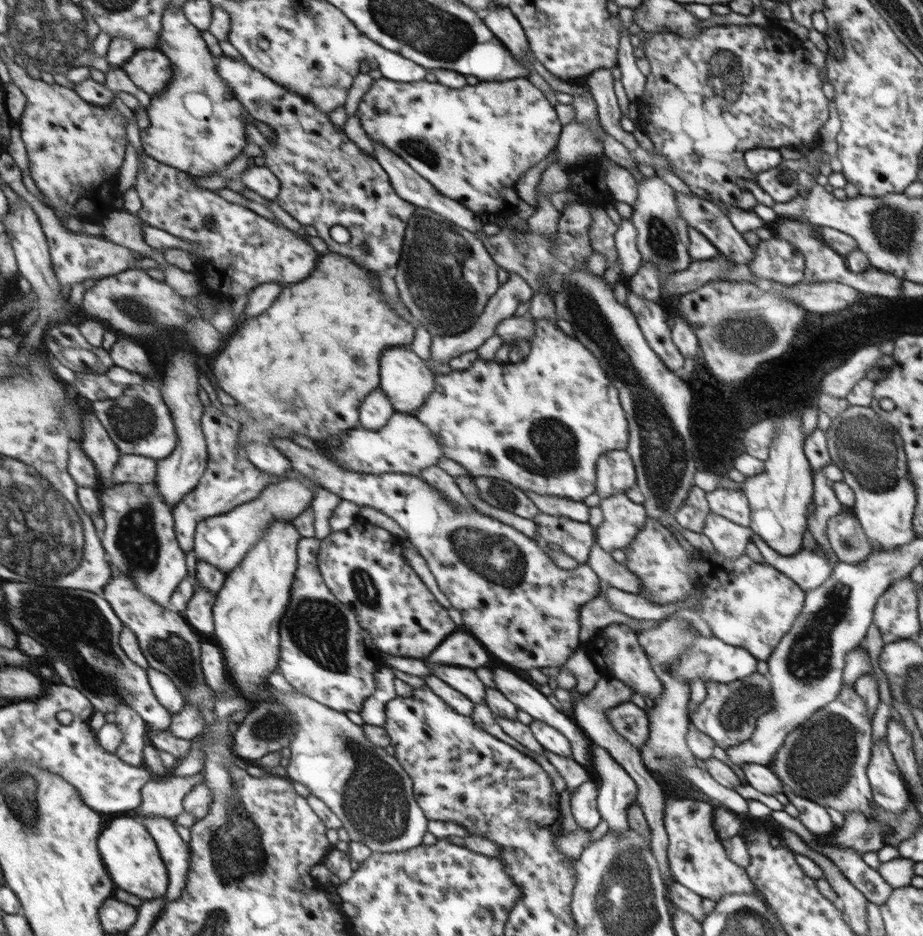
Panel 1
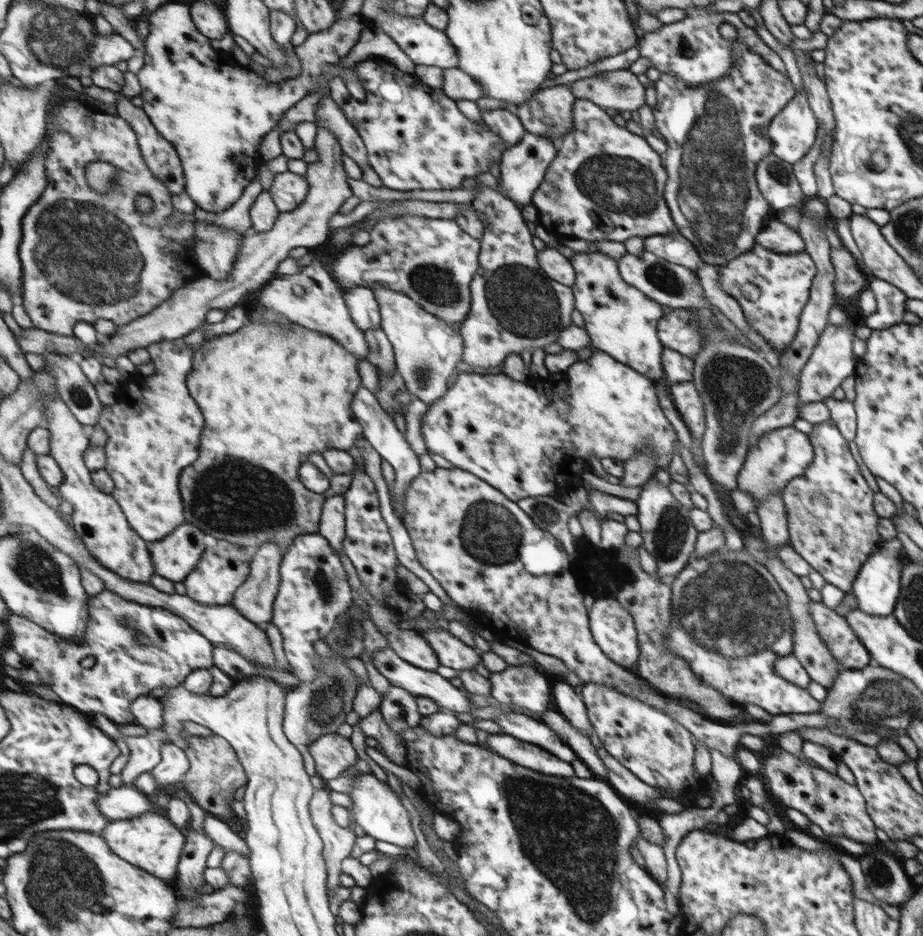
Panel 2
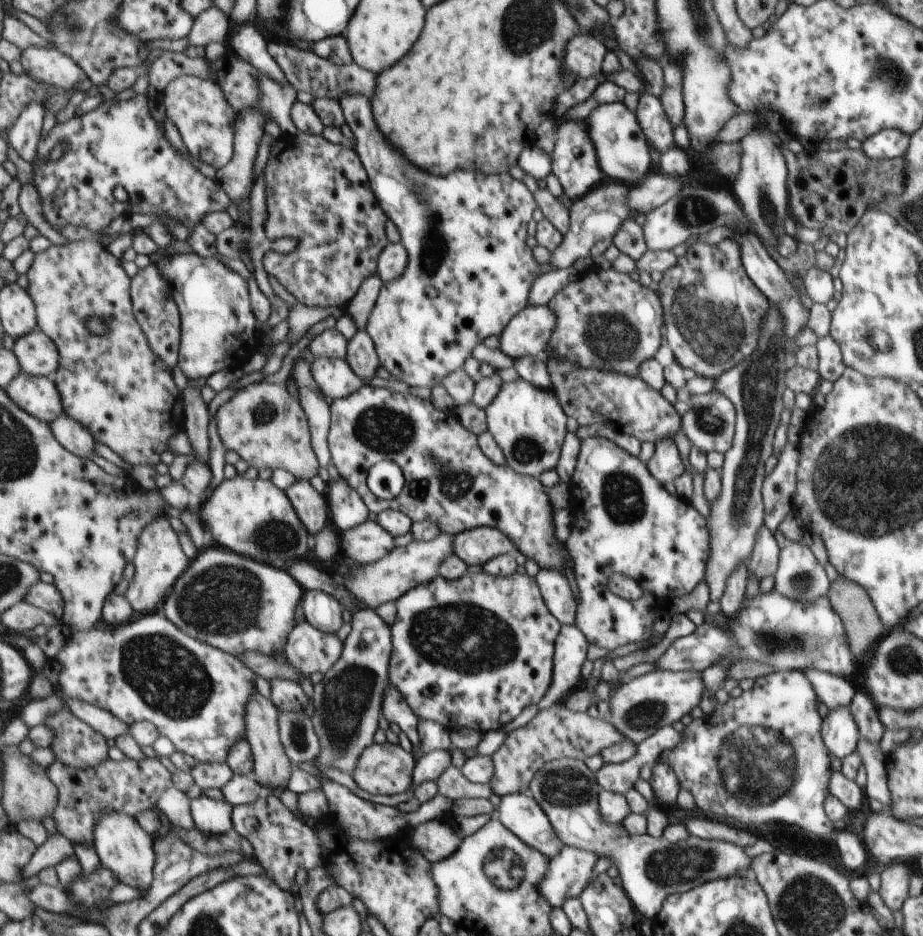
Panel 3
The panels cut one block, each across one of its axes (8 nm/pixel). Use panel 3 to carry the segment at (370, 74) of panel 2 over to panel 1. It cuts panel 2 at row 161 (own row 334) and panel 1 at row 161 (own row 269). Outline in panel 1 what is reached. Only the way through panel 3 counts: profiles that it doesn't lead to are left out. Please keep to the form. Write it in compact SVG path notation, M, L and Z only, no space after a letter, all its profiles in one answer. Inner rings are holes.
M527 77L510 81L486 82L454 88L439 82L395 82L386 78L373 80L372 87L358 106L362 129L372 140L398 153L438 192L478 212L496 212L518 204L514 184L534 164L548 156L560 135L560 122L544 94Z

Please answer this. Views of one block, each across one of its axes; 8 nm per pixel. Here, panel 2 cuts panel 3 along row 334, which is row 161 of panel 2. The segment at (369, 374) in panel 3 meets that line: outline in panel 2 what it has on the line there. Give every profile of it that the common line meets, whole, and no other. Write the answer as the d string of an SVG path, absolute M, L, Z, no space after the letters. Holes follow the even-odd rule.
M333 94L324 96L318 105L318 121L328 123L328 128L334 130L338 136L345 154L350 156L362 169L369 166L369 152L366 151L364 140L360 132L354 127L353 122L348 119L346 112L336 103Z

